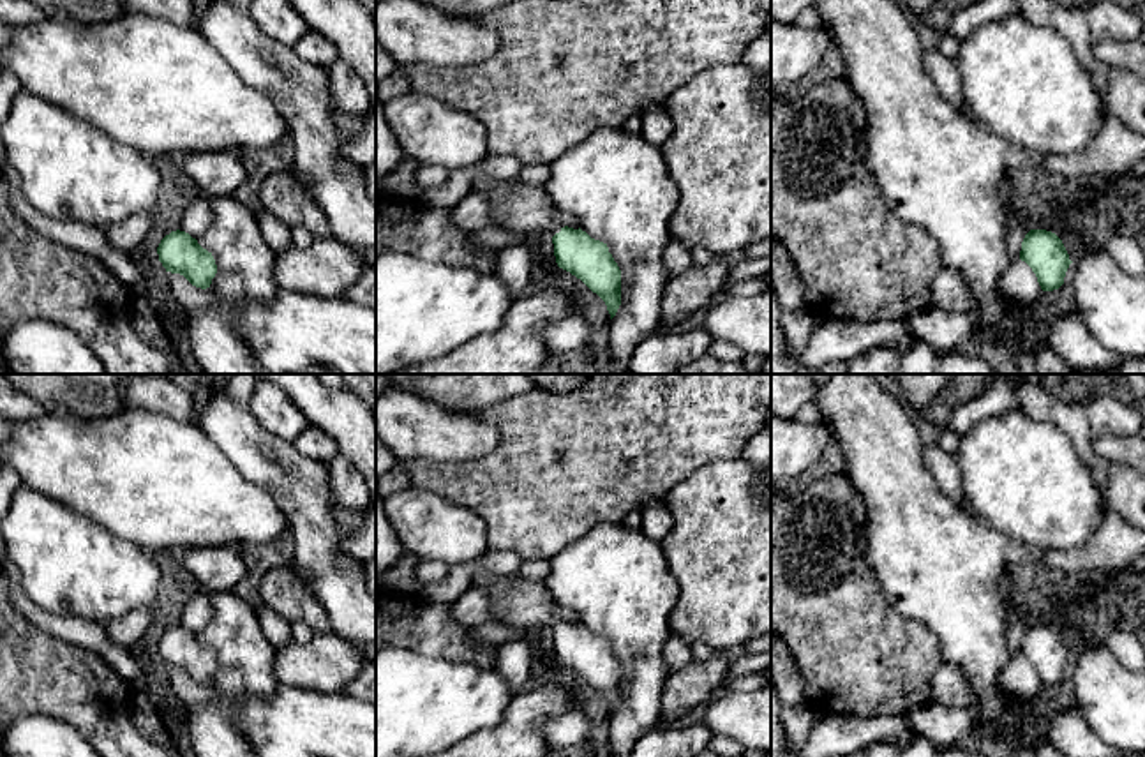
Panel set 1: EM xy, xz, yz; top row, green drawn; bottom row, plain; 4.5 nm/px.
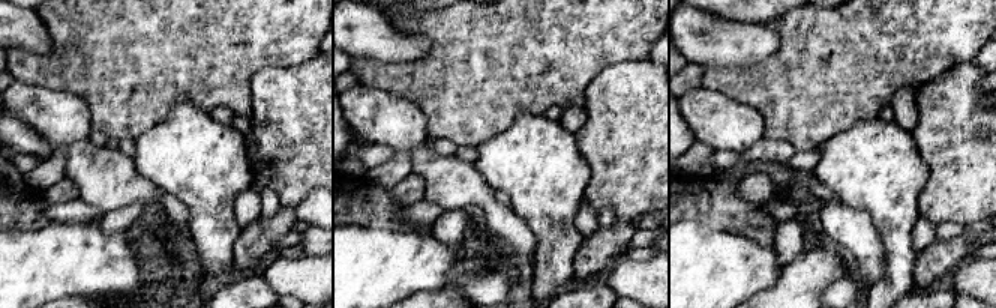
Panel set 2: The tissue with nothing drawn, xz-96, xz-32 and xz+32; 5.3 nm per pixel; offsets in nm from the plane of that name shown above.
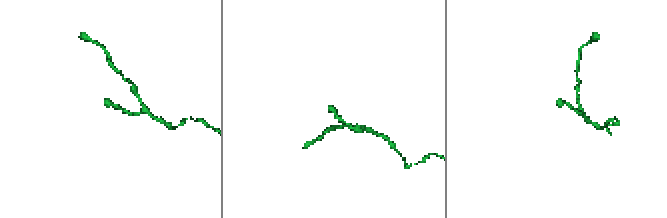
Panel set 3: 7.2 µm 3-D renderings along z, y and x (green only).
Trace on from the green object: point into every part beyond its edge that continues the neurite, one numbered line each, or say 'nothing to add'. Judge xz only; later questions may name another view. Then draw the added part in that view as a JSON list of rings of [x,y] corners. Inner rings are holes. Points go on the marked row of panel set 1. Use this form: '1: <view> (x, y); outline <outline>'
1: xz (516, 207); outline [[[478,173],[471,192],[483,194],[490,203],[492,224],[510,233],[526,236],[535,231],[561,231],[561,222],[554,215],[554,205],[547,192],[531,187],[519,178],[496,180]]]

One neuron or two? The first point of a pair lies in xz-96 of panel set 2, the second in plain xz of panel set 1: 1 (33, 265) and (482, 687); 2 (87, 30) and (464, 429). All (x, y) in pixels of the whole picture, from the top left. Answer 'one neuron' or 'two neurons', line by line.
1: one neuron
2: two neurons

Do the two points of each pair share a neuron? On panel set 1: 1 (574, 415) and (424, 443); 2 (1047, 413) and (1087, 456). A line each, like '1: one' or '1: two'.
1: two
2: one

